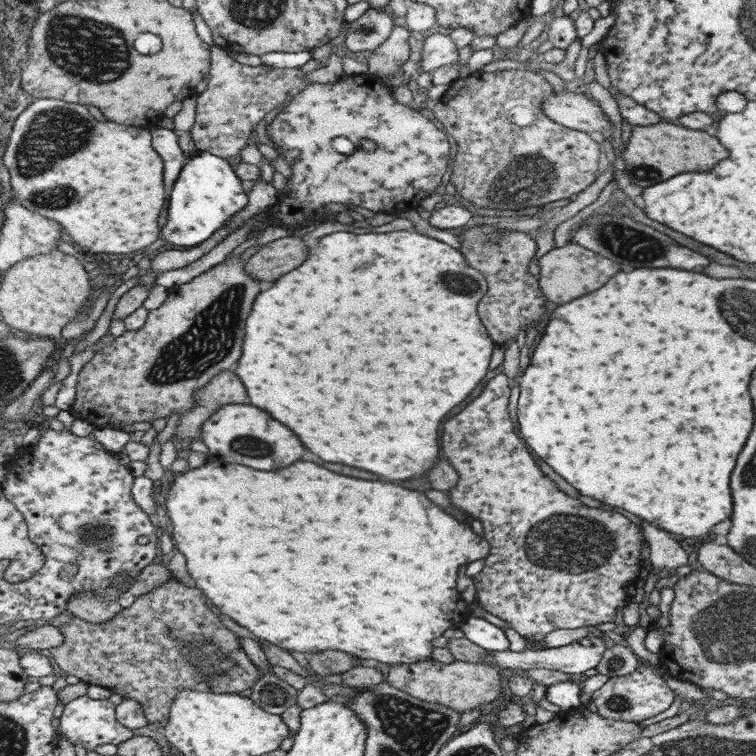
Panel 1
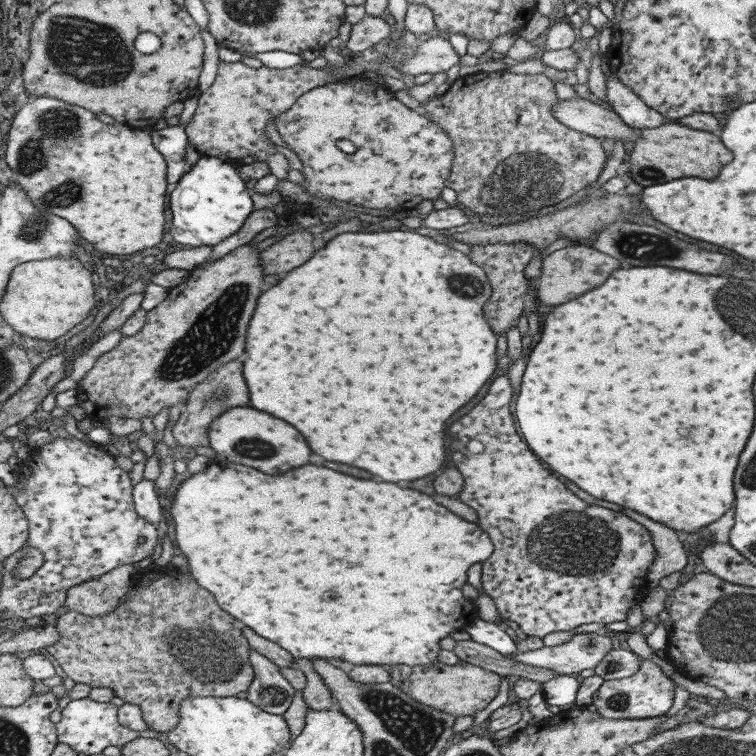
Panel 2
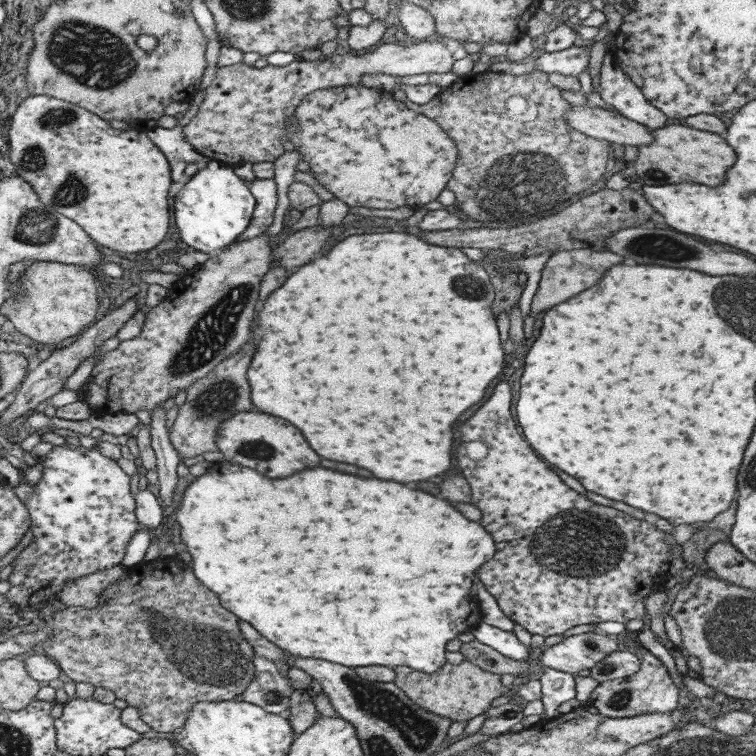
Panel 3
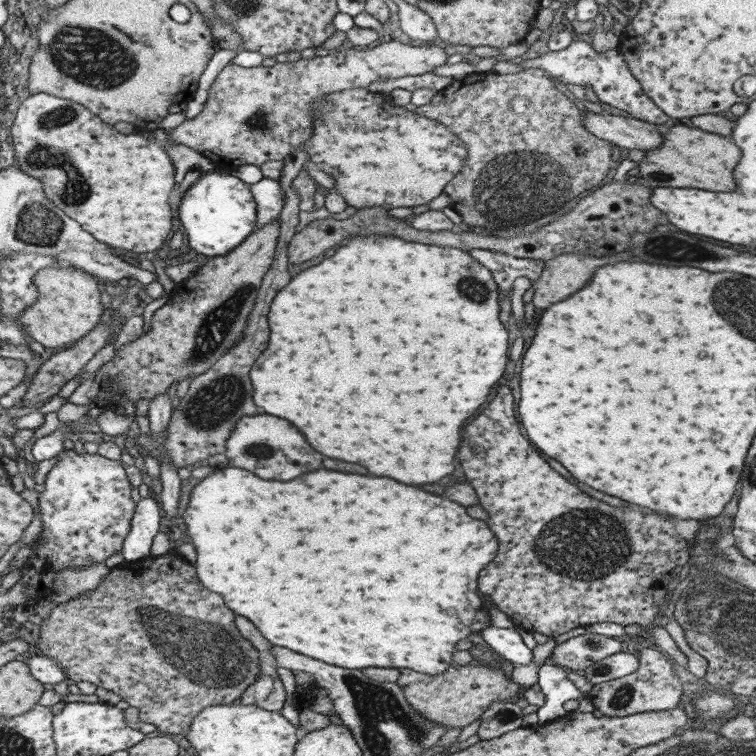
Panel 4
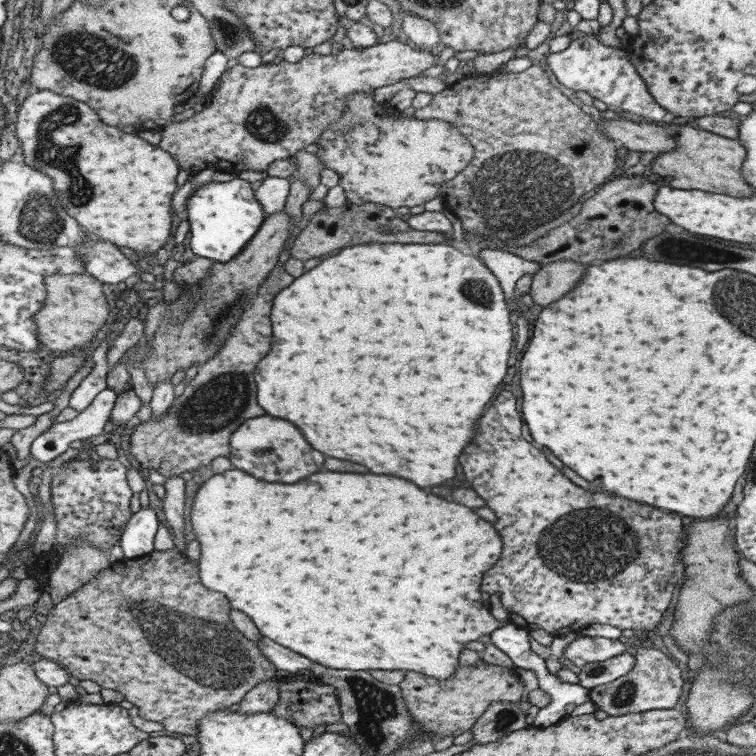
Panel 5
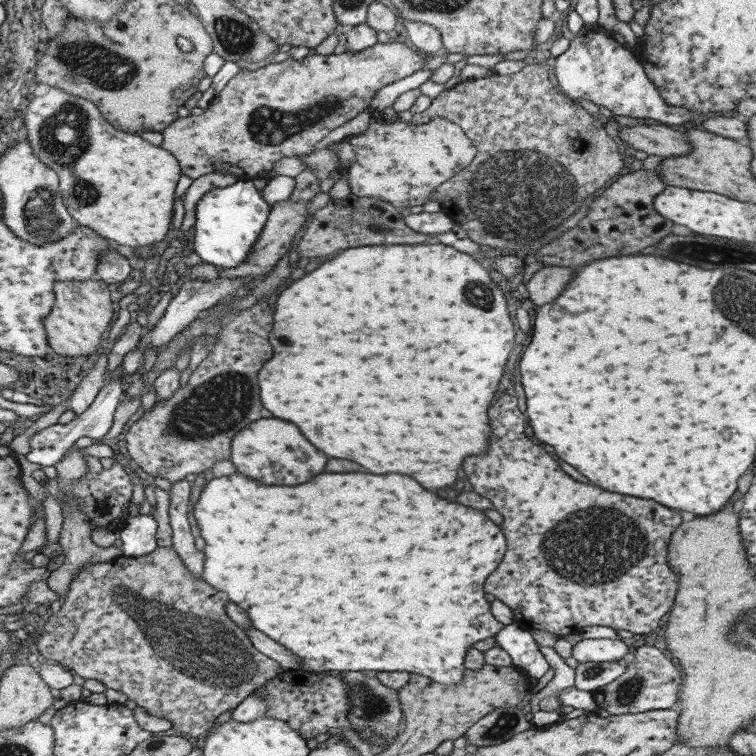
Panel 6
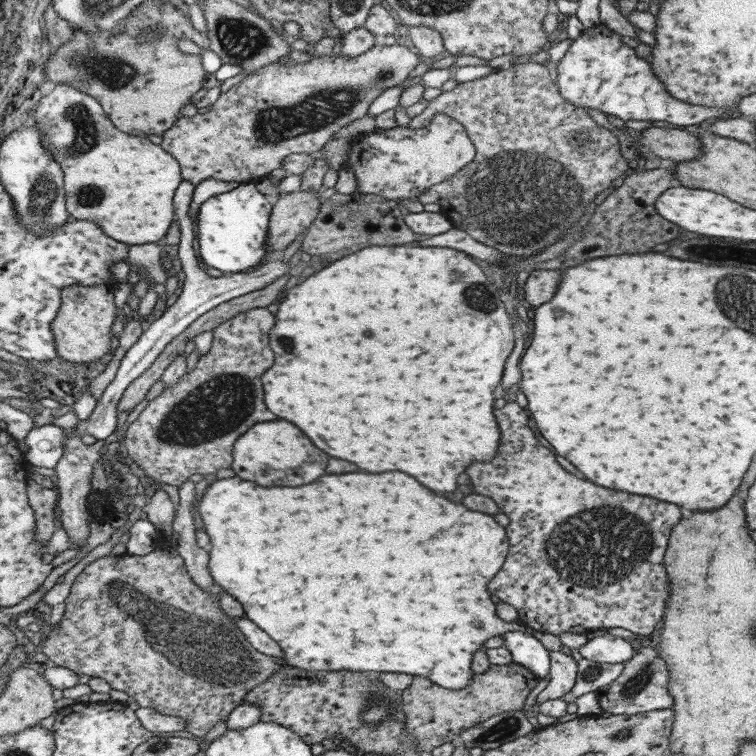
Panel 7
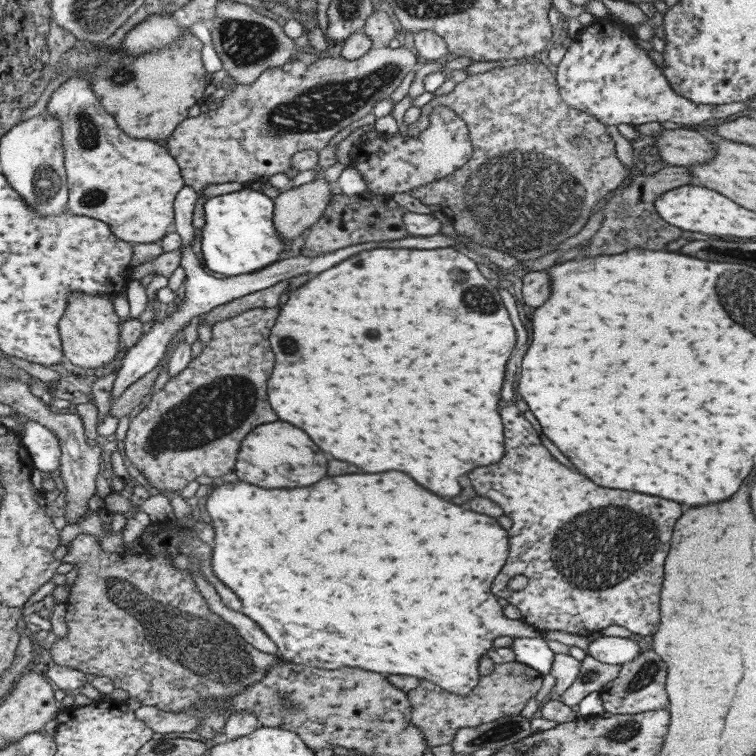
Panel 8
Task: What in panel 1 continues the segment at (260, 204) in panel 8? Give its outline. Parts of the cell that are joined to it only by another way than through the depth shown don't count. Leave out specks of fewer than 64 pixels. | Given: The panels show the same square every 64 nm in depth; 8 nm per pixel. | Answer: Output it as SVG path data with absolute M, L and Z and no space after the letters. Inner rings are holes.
M199 151L186 157L173 184L165 224L159 230L163 241L183 248L191 248L208 240L219 227L231 220L247 203L246 183L239 181L225 159L210 152Z

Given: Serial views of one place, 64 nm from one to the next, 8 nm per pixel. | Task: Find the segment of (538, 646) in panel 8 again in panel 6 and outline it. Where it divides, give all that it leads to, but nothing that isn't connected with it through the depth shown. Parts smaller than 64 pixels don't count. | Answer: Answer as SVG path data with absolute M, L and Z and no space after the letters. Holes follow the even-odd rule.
M512 622L503 625L493 638L496 645L509 654L513 667L521 669L536 680L547 672L547 662L538 651L539 645L533 641L528 628L519 627Z

